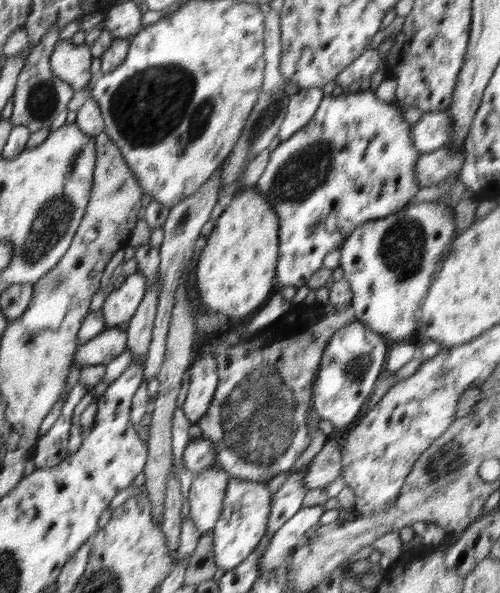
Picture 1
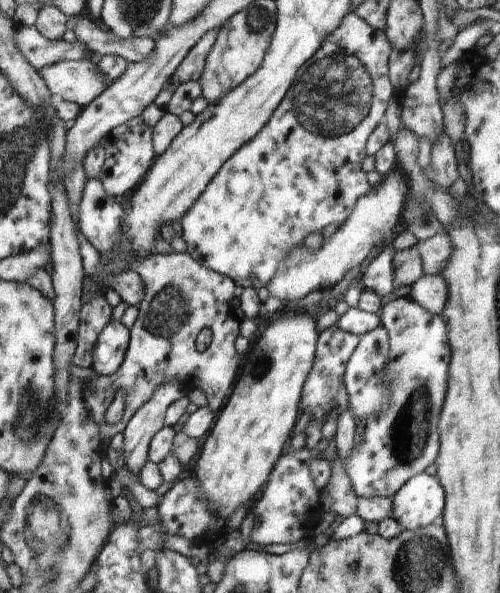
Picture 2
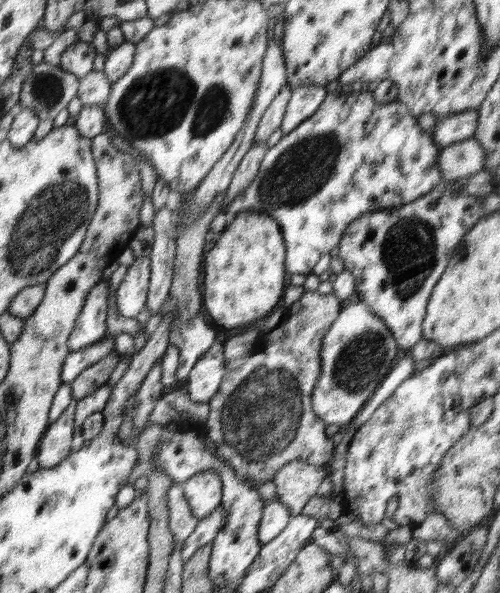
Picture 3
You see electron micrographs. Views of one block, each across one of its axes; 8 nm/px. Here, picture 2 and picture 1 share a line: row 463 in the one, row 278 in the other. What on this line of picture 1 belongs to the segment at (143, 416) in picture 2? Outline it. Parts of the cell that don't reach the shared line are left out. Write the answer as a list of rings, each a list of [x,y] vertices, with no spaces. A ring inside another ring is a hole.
[[[134,272],[128,275],[118,289],[107,294],[102,308],[107,328],[126,324],[138,308],[146,294],[146,277]]]

